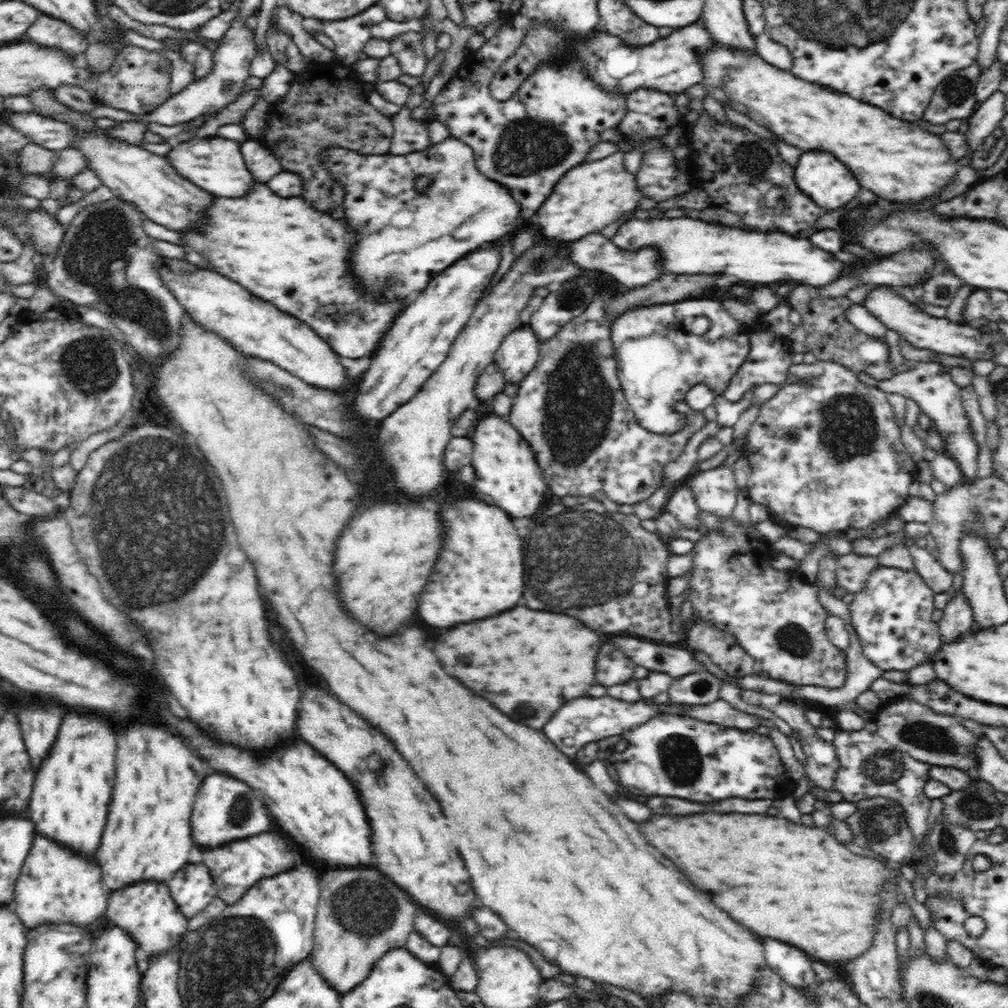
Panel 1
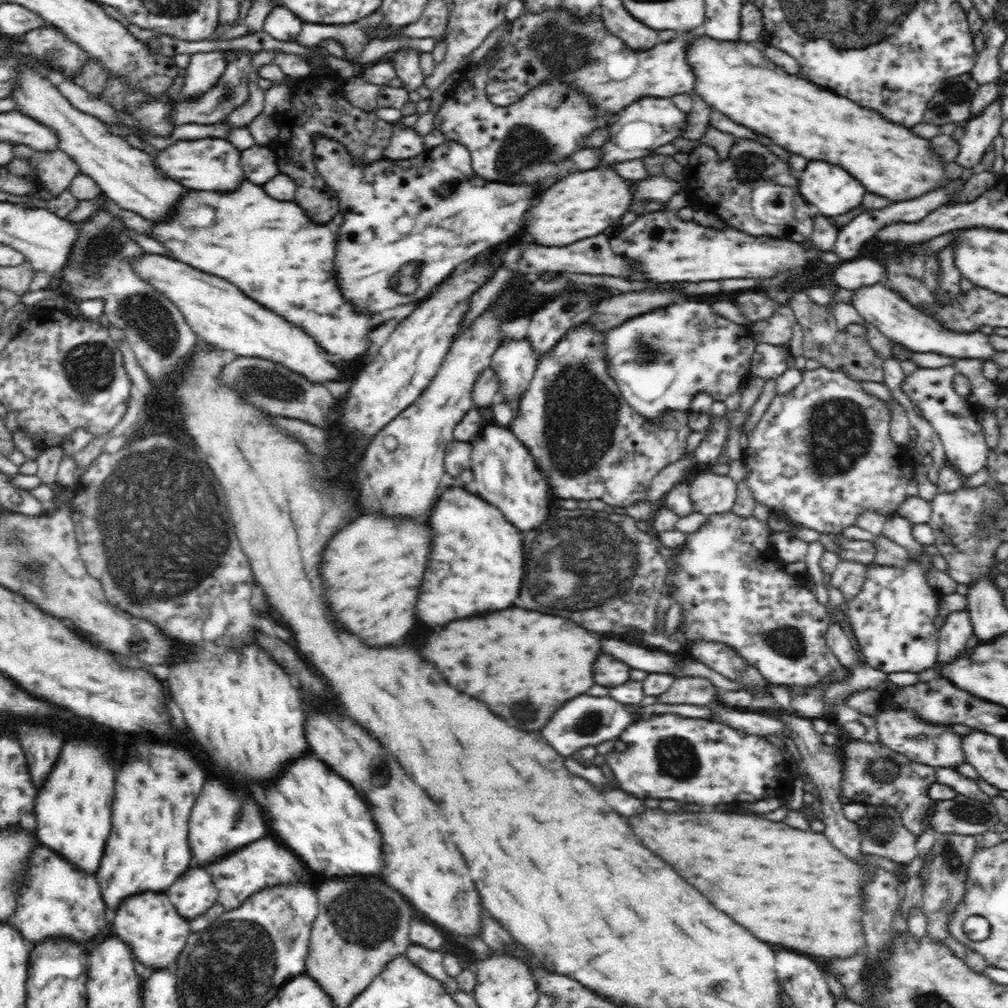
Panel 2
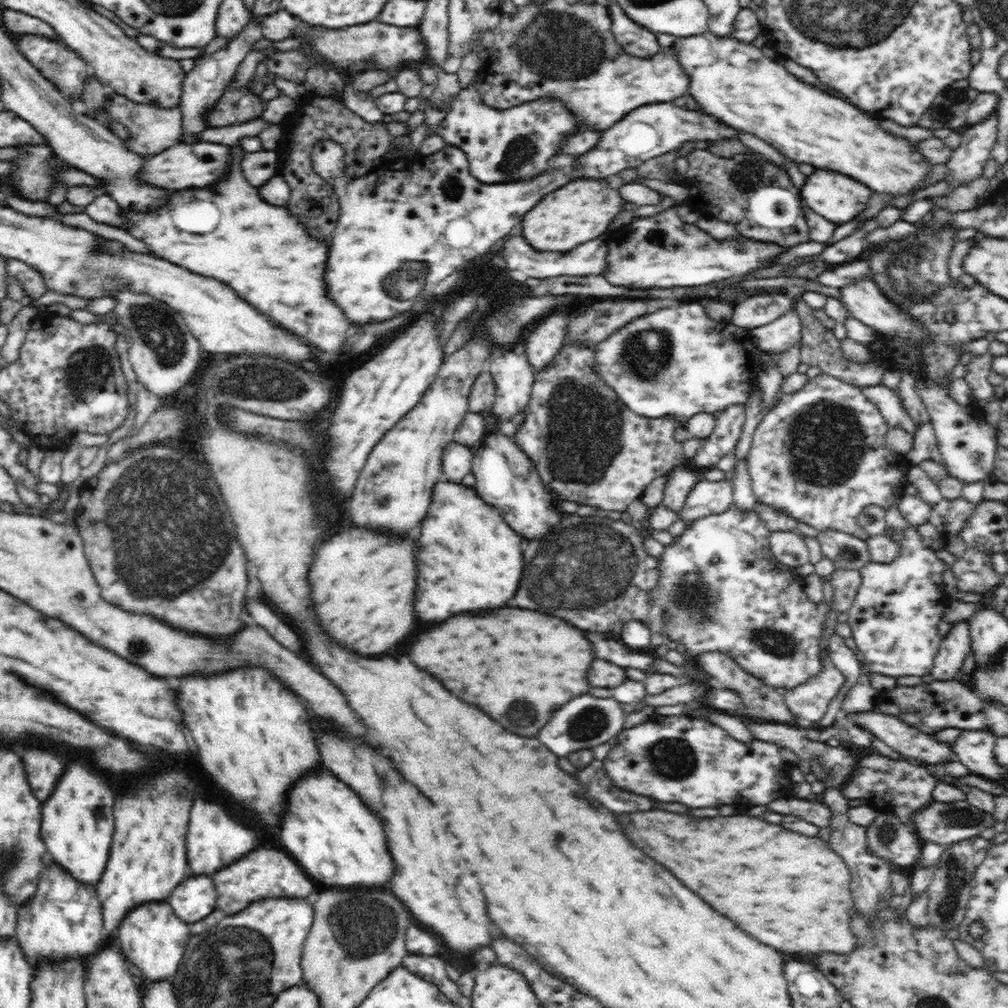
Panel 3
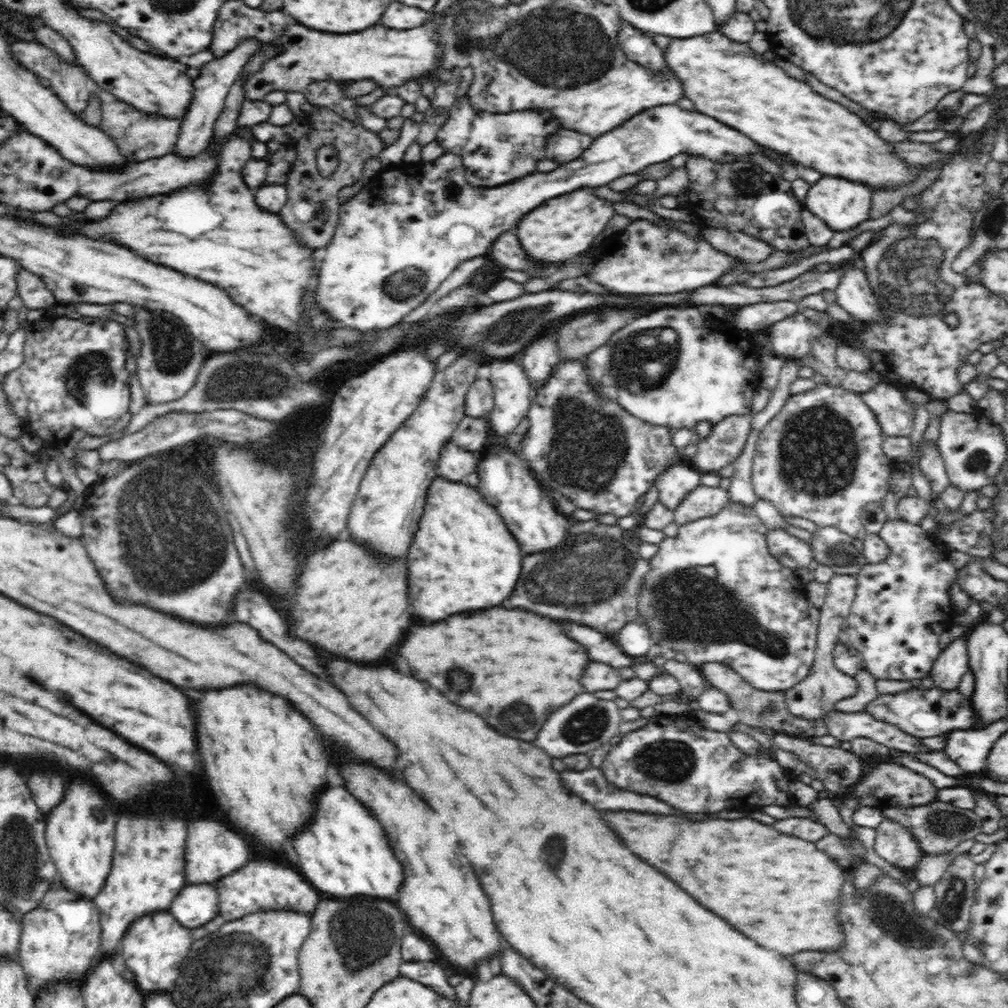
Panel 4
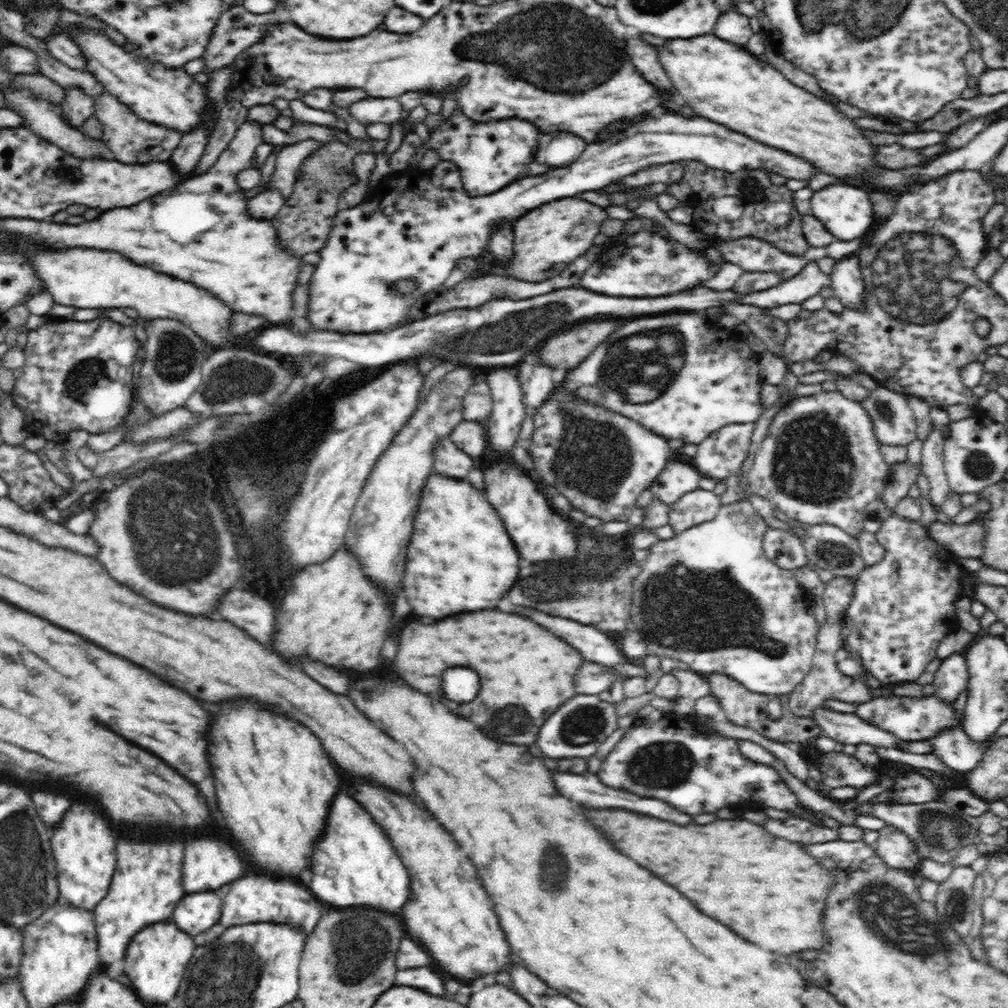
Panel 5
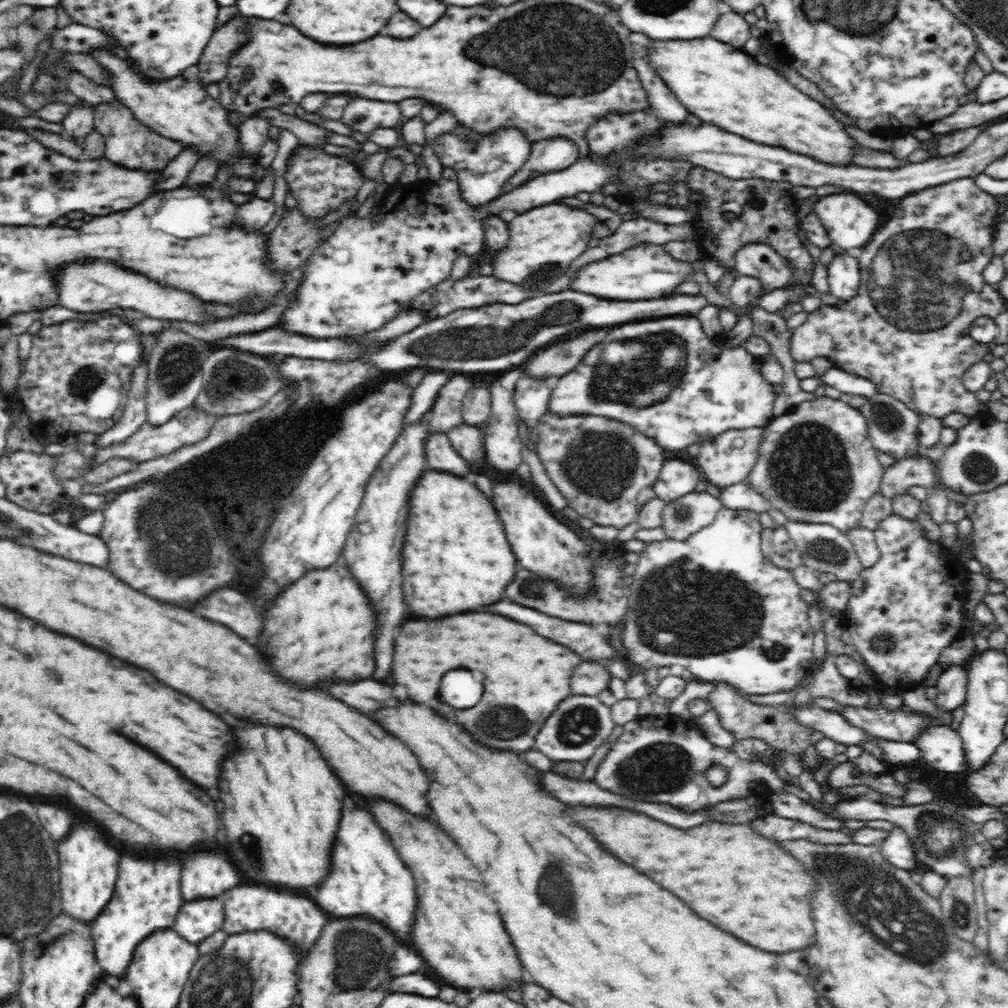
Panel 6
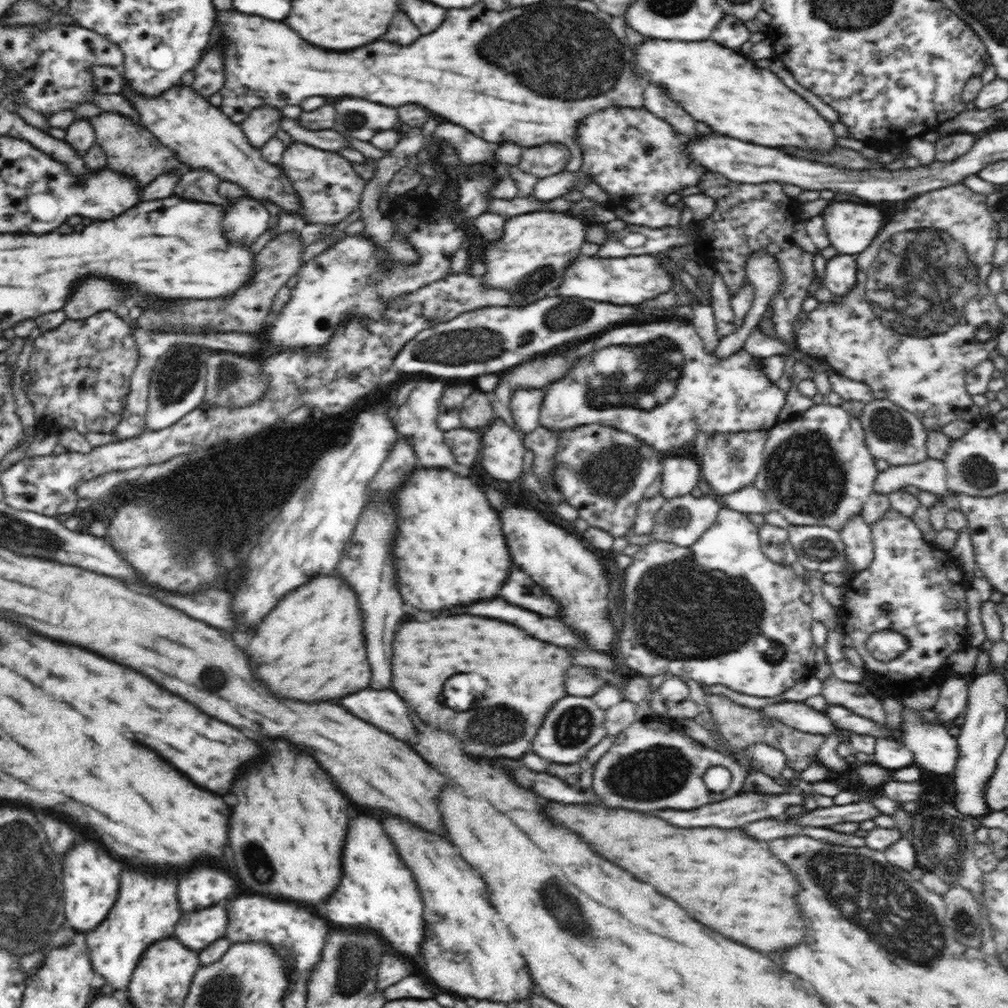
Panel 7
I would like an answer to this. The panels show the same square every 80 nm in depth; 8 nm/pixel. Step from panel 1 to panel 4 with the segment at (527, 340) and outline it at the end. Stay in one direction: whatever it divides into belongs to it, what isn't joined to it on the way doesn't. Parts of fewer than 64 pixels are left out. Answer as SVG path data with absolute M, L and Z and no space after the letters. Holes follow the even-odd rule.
M494 359L490 363L490 383L494 388L494 406L489 413L487 420L490 423L489 428L500 438L506 438L506 434L512 434L516 430L523 418L528 415L530 404L533 401L535 392L532 391L532 385L524 373L521 360L512 359Z

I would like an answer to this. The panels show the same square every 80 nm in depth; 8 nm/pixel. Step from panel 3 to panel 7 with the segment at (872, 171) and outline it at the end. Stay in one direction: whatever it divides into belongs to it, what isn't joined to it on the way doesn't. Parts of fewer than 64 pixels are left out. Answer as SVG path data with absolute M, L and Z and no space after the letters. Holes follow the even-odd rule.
M712 39L702 42L668 42L668 40L644 40L634 56L634 72L644 72L644 80L656 84L670 84L660 86L666 88L670 98L678 102L694 120L706 122L716 132L724 136L732 136L744 142L754 142L760 146L770 148L790 146L790 148L808 148L808 150L830 150L834 148L834 130L830 122L822 120L816 108L812 108L804 98L800 98L796 92L792 92L786 84L774 73L764 68L756 68L754 61L737 49L722 46Z

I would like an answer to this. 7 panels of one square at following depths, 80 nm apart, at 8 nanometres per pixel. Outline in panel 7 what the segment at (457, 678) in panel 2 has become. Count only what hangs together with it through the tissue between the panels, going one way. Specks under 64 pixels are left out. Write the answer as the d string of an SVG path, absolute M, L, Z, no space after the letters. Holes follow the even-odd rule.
M442 616L442 618L434 618L434 620L430 620L430 622L406 622L406 624L402 624L400 630L396 632L392 646L394 646L394 658L392 658L392 688L394 688L394 692L396 692L402 700L406 700L408 708L410 708L412 712L416 712L420 720L428 722L434 730L452 732L458 740L462 740L462 746L464 746L466 752L472 754L472 756L484 756L484 758L498 758L498 756L520 758L520 756L530 748L530 742L532 742L532 738L536 736L536 730L538 730L540 722L544 720L546 712L550 710L550 706L552 706L556 700L560 700L560 698L564 698L564 696L567 695L566 690L564 690L564 674L566 674L566 668L570 668L570 664L572 664L568 652L566 652L564 648L560 648L560 646L548 644L548 642L540 642L540 640L528 636L524 630L520 630L520 628L516 628L516 626L510 626L510 624L506 624L506 622L500 622L500 620L476 618L476 616L454 616L454 618L452 618L452 616ZM468 672L478 672L480 676L486 678L486 692L484 692L484 698L482 698L474 708L470 708L470 710L466 710L466 712L456 712L456 710L448 708L448 706L444 704L444 700L438 698L438 696L442 694L442 684L444 684L450 676L454 676L454 674L468 674Z

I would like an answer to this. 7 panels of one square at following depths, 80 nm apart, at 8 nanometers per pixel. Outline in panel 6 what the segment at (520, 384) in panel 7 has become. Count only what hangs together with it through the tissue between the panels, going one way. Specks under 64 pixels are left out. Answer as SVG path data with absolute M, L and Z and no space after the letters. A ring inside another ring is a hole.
M588 330L588 332L582 332L578 336L576 336L576 333L570 336L574 336L574 338L563 338L552 345L547 345L540 354L532 356L528 362L524 362L518 368L522 368L524 373L528 374L528 377L532 377L532 379L541 380L549 377L565 376L566 373L575 370L584 355L592 349L592 346L604 340L606 330L604 332L602 330Z

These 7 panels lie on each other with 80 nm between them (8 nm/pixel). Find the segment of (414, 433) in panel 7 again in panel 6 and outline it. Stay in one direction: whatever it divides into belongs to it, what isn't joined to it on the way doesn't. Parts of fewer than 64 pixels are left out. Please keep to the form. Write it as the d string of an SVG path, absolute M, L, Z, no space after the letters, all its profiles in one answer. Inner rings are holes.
M429 371L425 374L420 384L412 392L411 403L404 416L404 427L416 425L427 413L431 412L436 397L449 378L450 374L442 371ZM432 431L424 443L424 450L428 469L444 470L460 477L472 466L454 450L447 433Z

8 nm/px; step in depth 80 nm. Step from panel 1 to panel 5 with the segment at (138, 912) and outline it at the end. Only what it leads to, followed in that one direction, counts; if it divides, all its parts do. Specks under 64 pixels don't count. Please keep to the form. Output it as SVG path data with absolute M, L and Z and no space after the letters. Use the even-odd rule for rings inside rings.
M172 918L138 930L138 934L126 948L124 958L125 973L130 979L130 987L148 1004L168 1004L176 996L195 950L193 937L182 932Z

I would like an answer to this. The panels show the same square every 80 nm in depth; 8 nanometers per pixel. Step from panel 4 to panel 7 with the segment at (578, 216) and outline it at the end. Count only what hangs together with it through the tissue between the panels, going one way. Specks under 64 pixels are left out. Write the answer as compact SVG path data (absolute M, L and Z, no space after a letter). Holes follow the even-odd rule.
M534 211L509 217L501 237L484 250L486 272L480 277L481 283L487 288L500 288L509 292L512 295L511 306L528 306L536 300L556 296L565 268L581 255L580 247L586 242L584 235L590 223L590 219L555 211Z

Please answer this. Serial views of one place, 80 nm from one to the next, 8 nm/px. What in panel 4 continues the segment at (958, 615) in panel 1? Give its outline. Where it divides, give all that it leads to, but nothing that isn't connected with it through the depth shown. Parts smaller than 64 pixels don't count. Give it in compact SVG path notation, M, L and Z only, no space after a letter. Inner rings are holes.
M967 636L954 640L934 660L930 677L942 690L956 690L969 670Z

